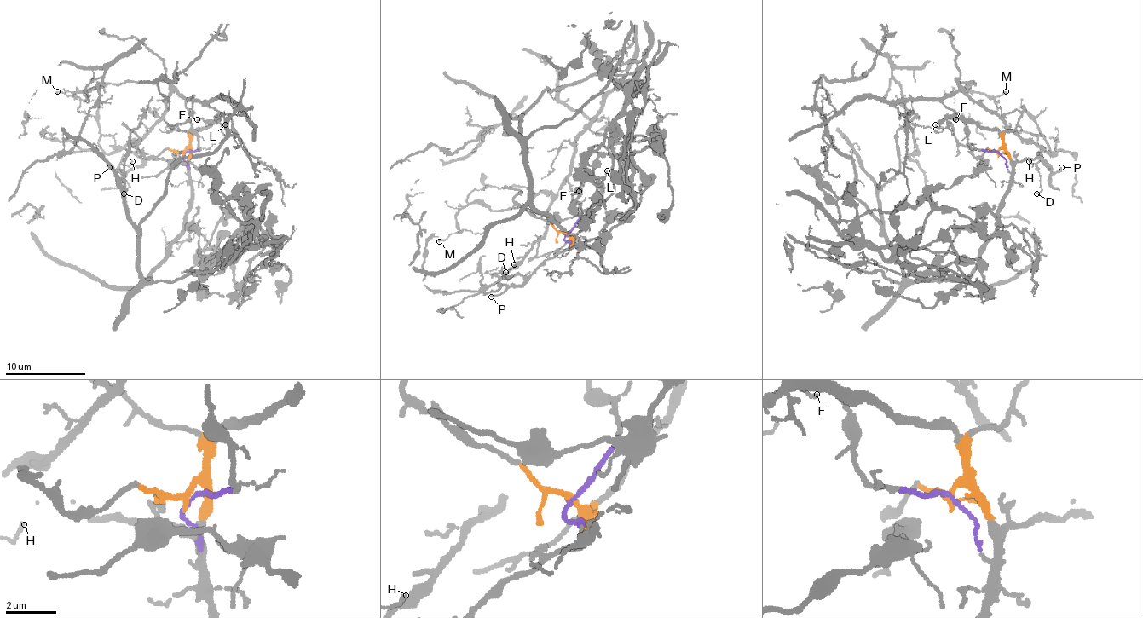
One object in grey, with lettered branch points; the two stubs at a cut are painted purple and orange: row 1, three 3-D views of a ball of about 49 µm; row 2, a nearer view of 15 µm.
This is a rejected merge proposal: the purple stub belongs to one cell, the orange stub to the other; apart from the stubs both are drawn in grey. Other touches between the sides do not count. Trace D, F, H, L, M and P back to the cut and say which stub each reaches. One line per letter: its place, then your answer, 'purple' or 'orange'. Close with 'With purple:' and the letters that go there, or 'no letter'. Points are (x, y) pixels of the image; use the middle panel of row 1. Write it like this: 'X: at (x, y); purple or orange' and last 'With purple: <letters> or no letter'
D: at (505, 272); orange
F: at (579, 191); orange
H: at (514, 264); orange
L: at (607, 170); orange
M: at (439, 241); purple
P: at (491, 297); orange
With purple: M

